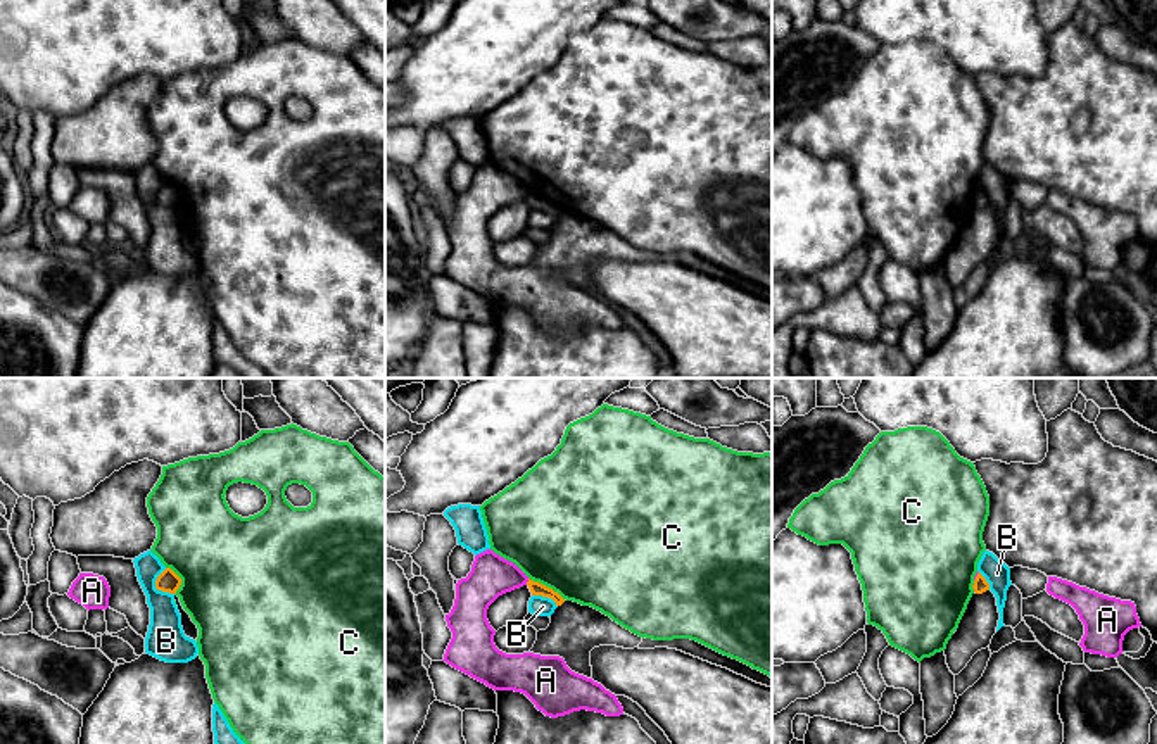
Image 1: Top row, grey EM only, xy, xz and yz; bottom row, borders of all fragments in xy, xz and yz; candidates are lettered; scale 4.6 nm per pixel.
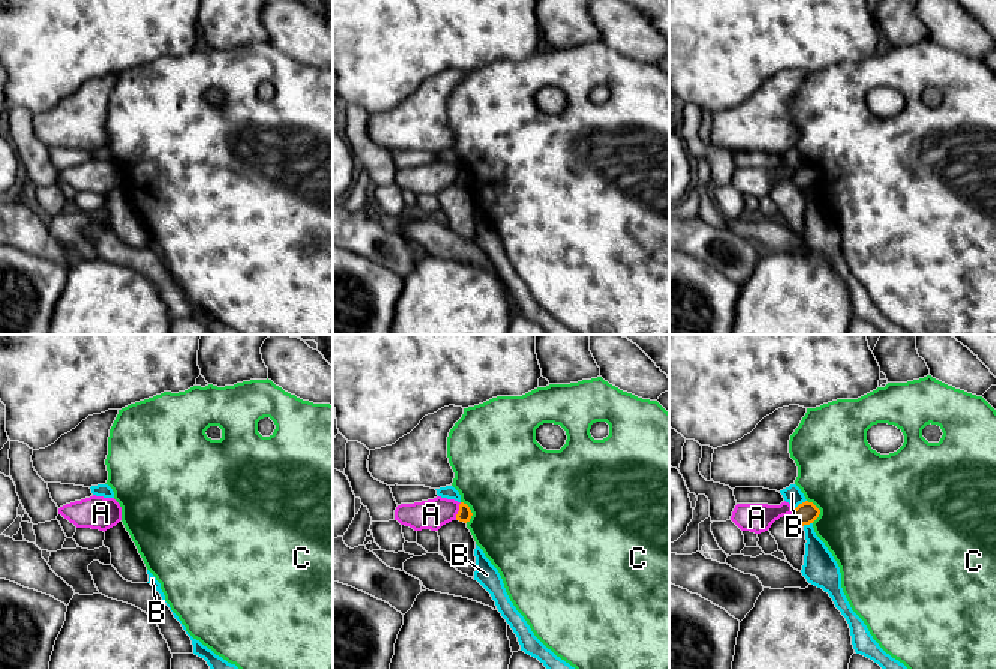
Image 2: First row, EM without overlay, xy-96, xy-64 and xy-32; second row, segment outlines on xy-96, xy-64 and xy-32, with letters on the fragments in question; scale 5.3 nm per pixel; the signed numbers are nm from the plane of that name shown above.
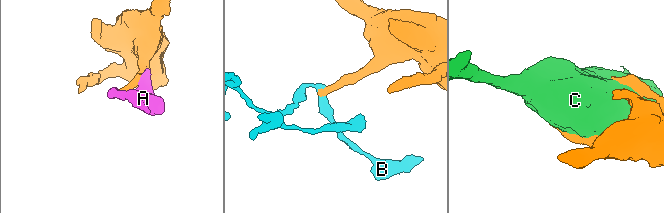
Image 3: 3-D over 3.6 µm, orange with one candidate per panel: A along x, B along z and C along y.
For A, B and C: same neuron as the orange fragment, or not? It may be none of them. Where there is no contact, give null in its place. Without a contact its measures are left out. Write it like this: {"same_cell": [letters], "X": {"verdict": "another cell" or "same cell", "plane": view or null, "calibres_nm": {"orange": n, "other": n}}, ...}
{"same_cell": [], "A": {"verdict": "another cell", "plane": "xz", "calibres_nm": {"orange": 60, "other": 200}}, "B": {"verdict": "another cell", "plane": "xy", "calibres_nm": {"orange": 100, "other": 180}}, "C": {"verdict": "another cell", "plane": "xz", "calibres_nm": {"orange": 60, "other": 500}}}

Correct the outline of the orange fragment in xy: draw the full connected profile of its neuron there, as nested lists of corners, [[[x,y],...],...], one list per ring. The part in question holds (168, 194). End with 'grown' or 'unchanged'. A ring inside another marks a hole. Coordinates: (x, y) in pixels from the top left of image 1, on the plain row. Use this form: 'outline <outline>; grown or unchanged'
outline [[[166,181],[155,193],[155,202],[169,207],[176,207],[180,199],[181,192],[171,181]]]; unchanged

